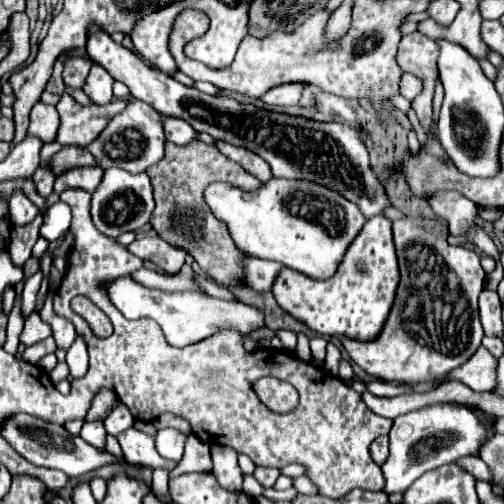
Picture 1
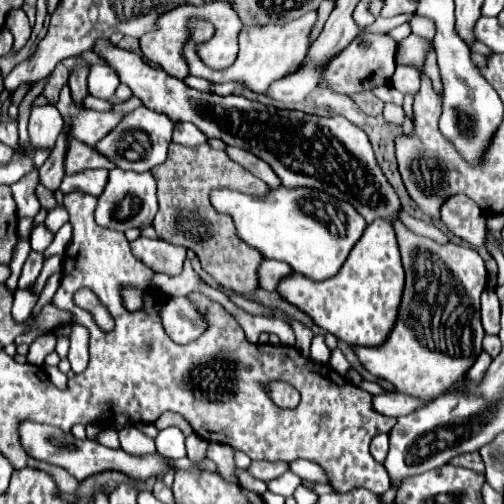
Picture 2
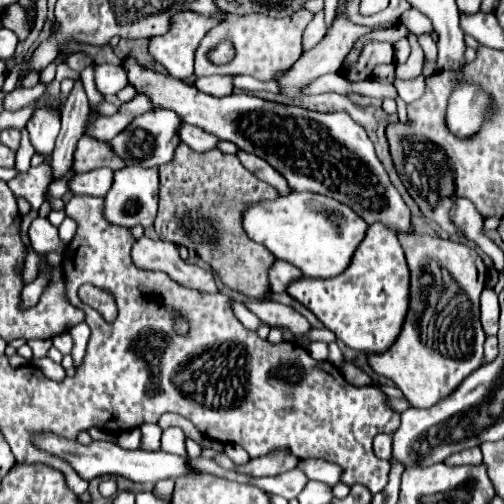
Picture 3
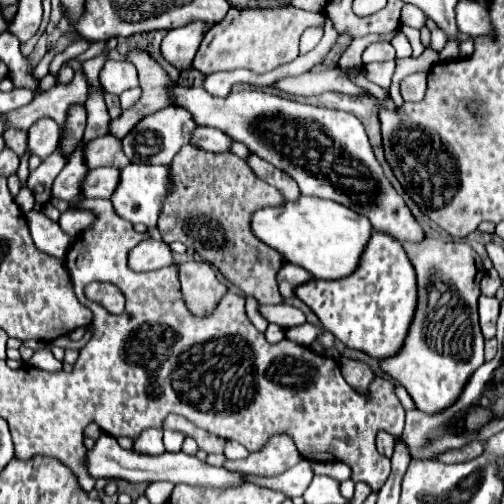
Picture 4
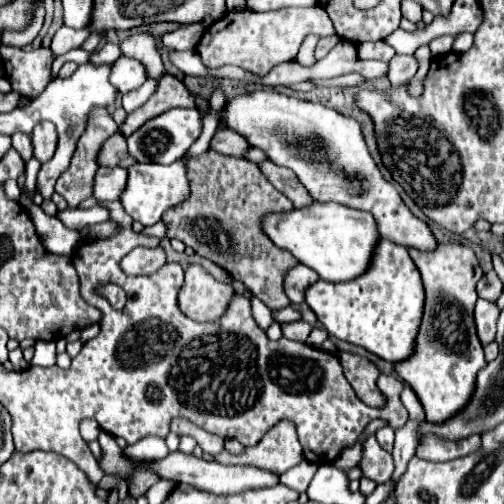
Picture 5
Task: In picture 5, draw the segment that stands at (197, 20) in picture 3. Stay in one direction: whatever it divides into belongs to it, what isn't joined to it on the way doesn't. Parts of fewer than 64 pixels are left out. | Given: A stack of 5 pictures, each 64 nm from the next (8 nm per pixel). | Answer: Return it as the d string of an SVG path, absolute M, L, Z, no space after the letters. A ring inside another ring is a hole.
M204 24L180 26L178 30L174 30L170 34L164 34L162 44L168 50L194 50L202 32L204 32Z

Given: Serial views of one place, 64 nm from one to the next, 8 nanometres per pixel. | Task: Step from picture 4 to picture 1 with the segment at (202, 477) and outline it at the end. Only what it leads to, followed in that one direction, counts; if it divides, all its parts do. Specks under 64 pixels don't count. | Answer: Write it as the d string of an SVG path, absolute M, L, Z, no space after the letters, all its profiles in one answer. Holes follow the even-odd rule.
M16 414L12 416L12 420L4 420L4 440L8 440L8 444L12 448L16 448L16 452L20 456L24 456L28 462L32 462L34 466L44 466L44 468L56 468L62 470L68 476L80 476L86 472L92 472L104 464L126 464L126 460L116 460L112 454L108 452L100 452L94 446L86 444L82 438L72 436L64 430L64 426L60 424L50 424L44 422L40 418L28 416L28 414Z

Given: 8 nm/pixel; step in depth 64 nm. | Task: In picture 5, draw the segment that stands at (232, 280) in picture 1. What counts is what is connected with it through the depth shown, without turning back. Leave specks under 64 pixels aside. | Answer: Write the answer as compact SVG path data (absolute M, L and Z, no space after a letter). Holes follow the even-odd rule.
M212 150L200 156L188 156L188 182L190 196L180 206L168 208L162 216L168 240L180 238L196 254L224 268L270 310L288 306L290 300L284 294L284 274L296 266L296 260L268 240L260 230L260 218L268 212L292 210L292 202L266 180L258 164Z

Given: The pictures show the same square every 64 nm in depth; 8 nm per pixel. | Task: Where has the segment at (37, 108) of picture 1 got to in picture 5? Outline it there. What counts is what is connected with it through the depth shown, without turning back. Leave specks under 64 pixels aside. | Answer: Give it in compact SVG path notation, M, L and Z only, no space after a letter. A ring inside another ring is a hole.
M40 122L32 130L32 148L34 148L34 158L40 162L46 162L52 158L56 152L56 126L52 122Z

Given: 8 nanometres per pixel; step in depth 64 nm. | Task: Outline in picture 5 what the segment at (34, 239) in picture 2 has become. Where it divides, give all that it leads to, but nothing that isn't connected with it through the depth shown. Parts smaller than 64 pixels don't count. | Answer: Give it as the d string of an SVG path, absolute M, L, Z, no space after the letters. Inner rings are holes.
M32 204L28 214L32 216L36 232L40 240L44 240L44 248L48 248L48 252L58 252L58 256L70 256L76 252L82 242L80 232L68 230L58 218L46 216L40 206Z

